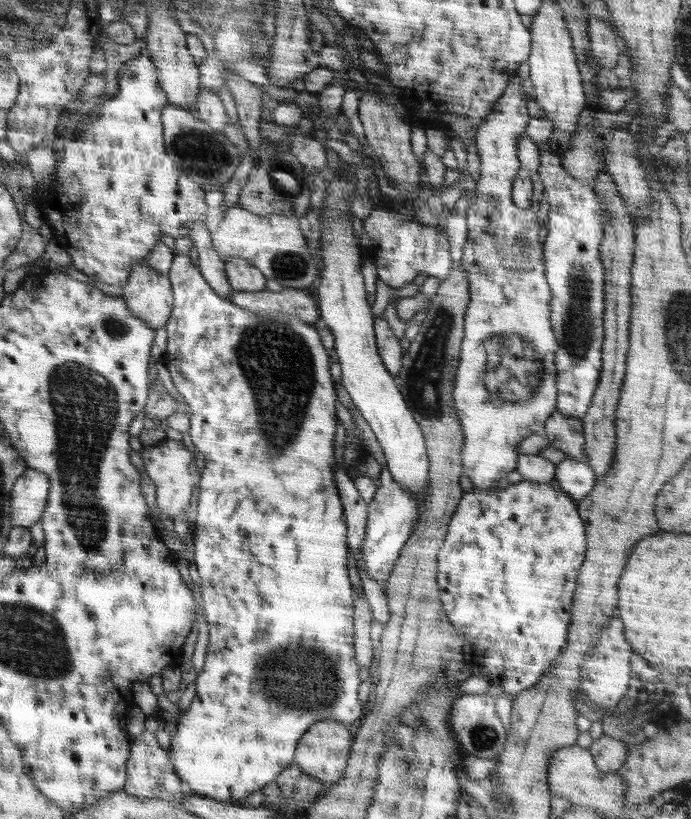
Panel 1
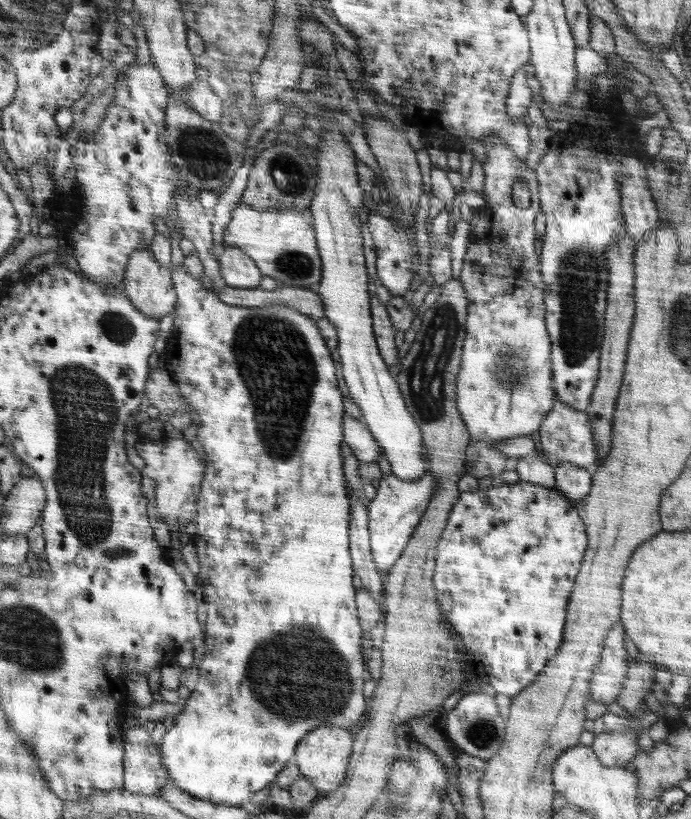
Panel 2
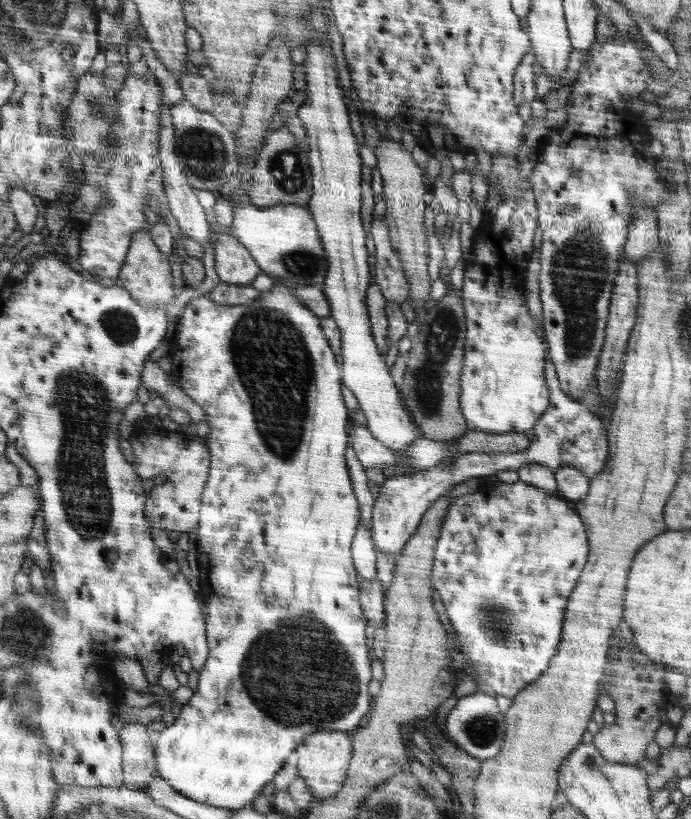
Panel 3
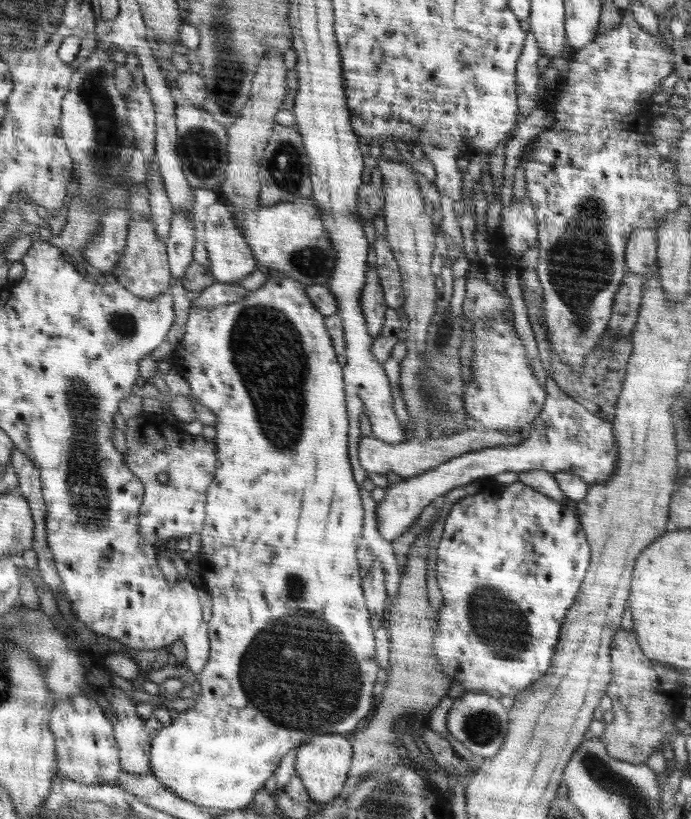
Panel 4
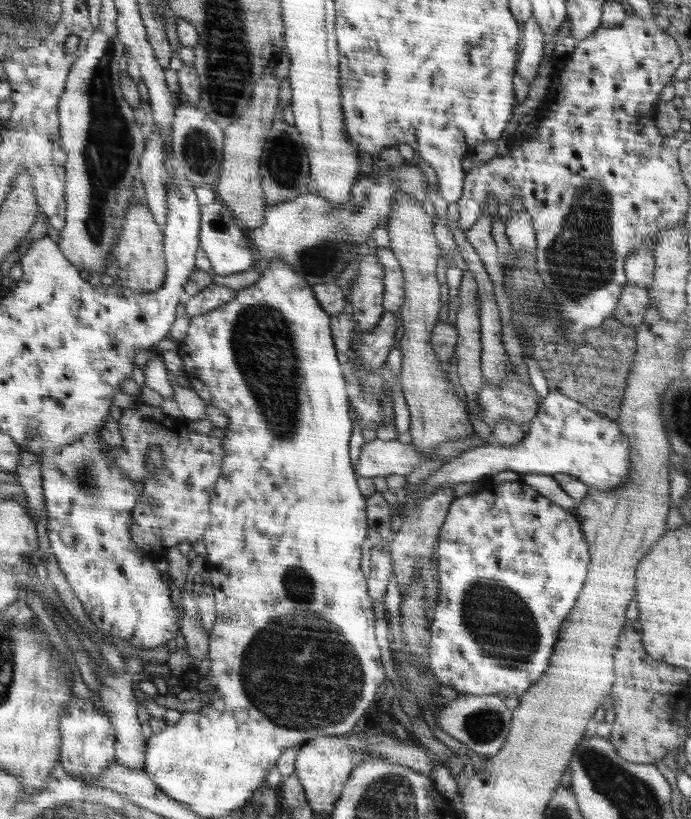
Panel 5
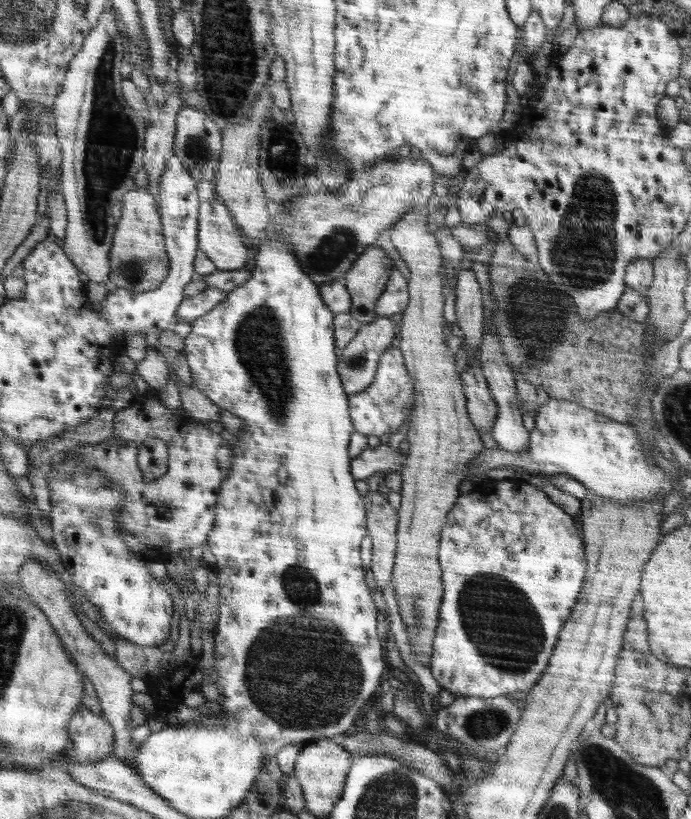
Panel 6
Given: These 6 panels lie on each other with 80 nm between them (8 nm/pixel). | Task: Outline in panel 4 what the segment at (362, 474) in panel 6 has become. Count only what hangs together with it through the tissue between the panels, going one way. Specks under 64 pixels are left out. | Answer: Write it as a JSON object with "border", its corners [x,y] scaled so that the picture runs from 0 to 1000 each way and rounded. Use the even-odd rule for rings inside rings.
{"border":[[[676,523],[673,526],[651,530],[650,532],[618,534],[616,537],[599,535],[576,542],[557,541],[540,532],[528,534],[522,531],[518,552],[521,567],[531,578],[559,580],[560,576],[570,576],[570,579],[588,585],[602,579],[611,579],[625,570],[631,571],[631,569],[637,569],[637,567],[643,567],[647,562],[660,559],[667,554],[718,545],[744,545],[755,536],[751,525],[744,526],[741,530],[732,530],[731,526],[703,523]]]}

